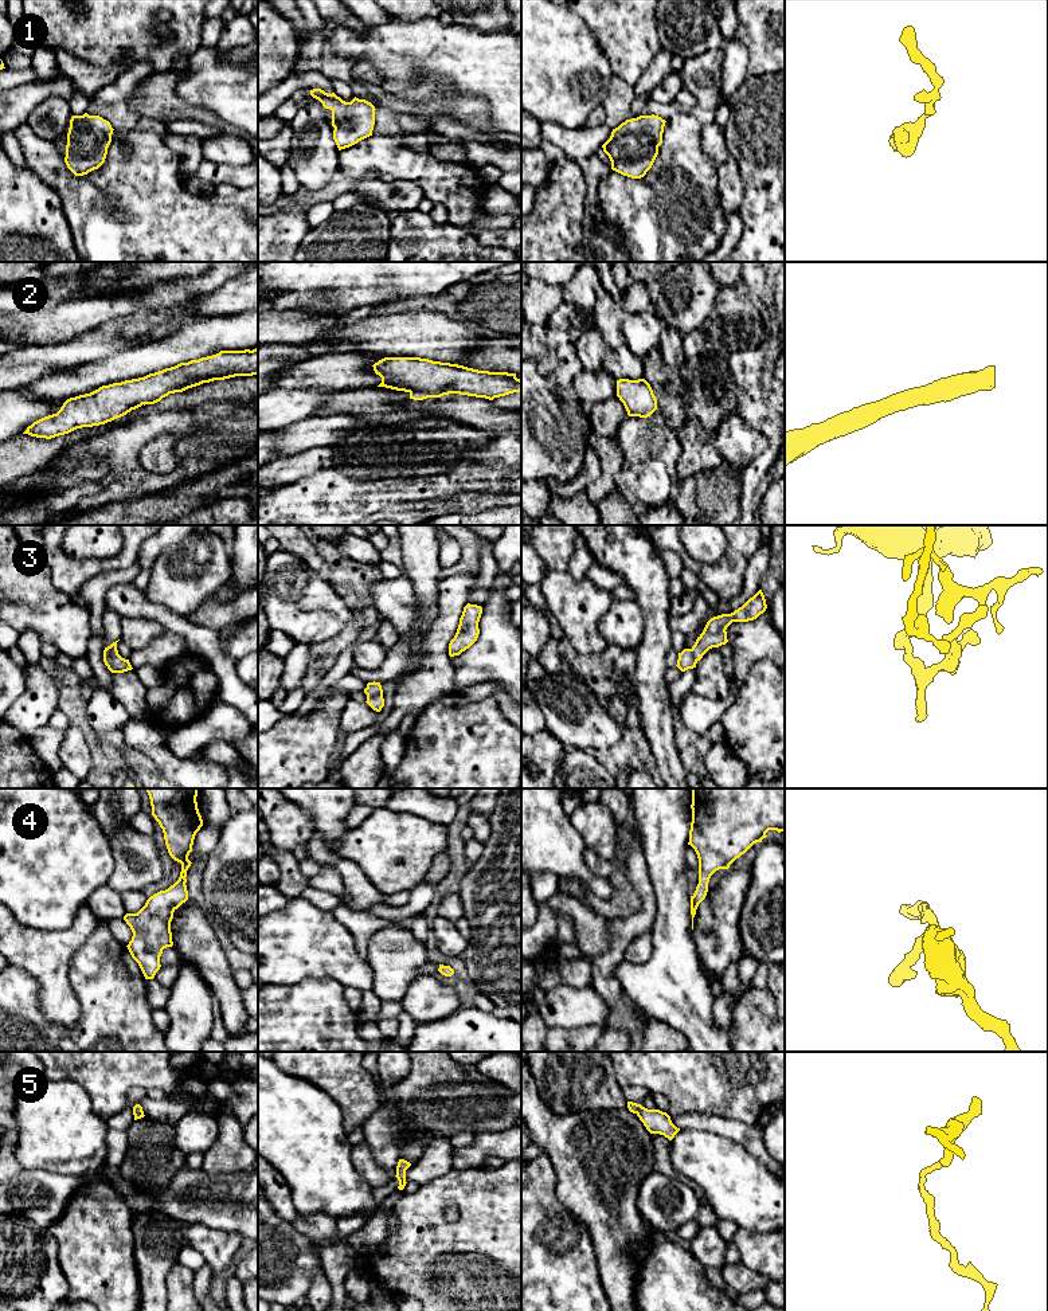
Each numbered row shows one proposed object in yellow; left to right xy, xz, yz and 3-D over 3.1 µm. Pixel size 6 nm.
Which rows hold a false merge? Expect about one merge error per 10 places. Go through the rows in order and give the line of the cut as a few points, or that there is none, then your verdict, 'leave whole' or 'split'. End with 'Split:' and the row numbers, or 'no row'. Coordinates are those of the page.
1: cut none; leave whole
2: cut none; leave whole
3: cut none; leave whole
4: cut none; leave whole
5: cut none; leave whole
Split: no row

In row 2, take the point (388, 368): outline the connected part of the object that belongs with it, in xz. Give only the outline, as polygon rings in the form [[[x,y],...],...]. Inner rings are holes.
[[[384,357],[372,367],[382,377],[378,387],[408,392],[414,400],[449,394],[493,400],[521,391],[516,373],[478,371],[421,357]]]

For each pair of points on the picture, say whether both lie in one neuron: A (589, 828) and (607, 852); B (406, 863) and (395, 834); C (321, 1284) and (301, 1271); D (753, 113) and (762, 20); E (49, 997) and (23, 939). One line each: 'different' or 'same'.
A: same
B: same
C: different
D: different
E: same

